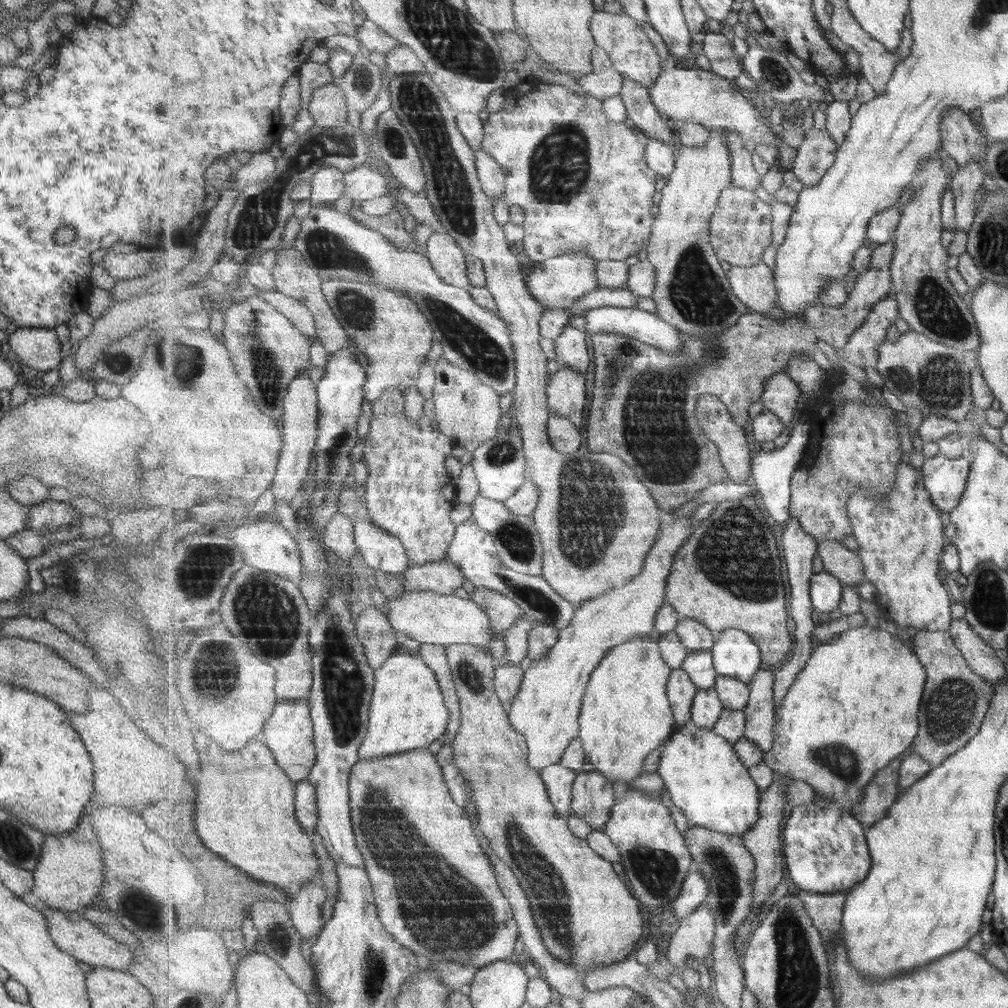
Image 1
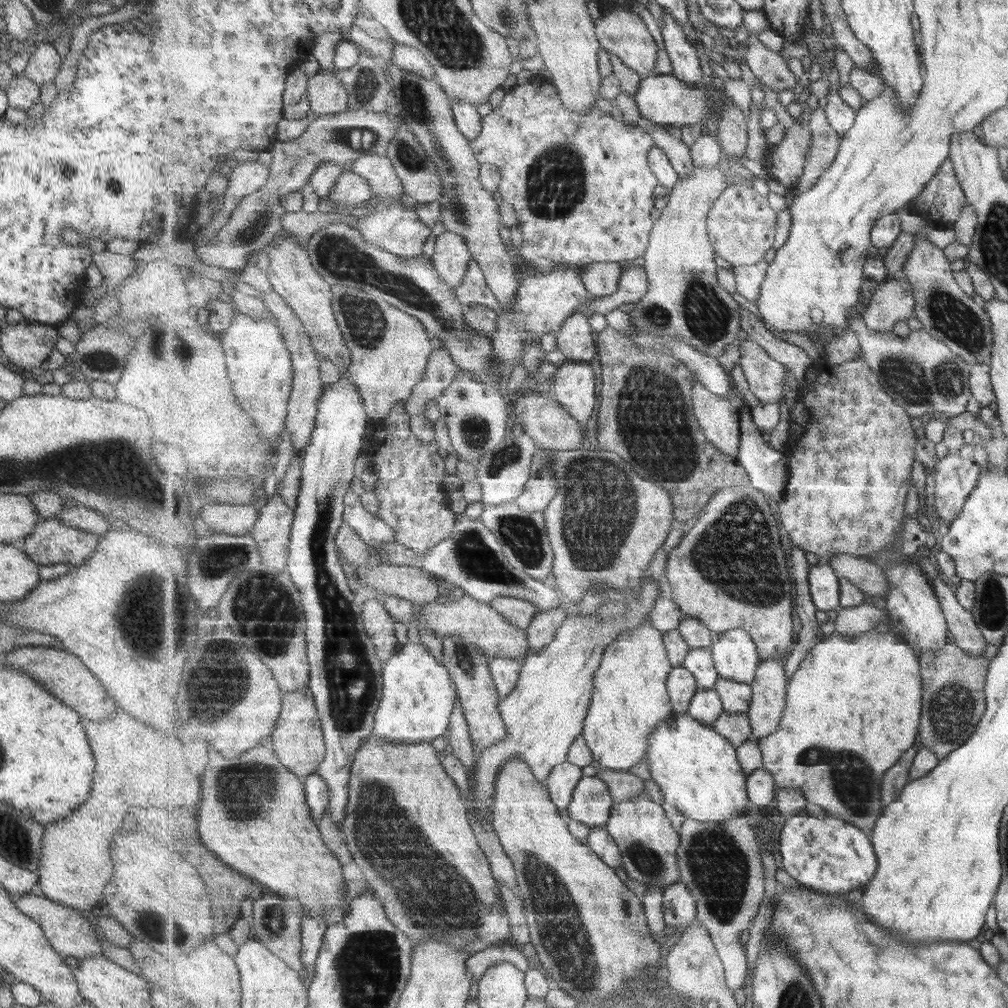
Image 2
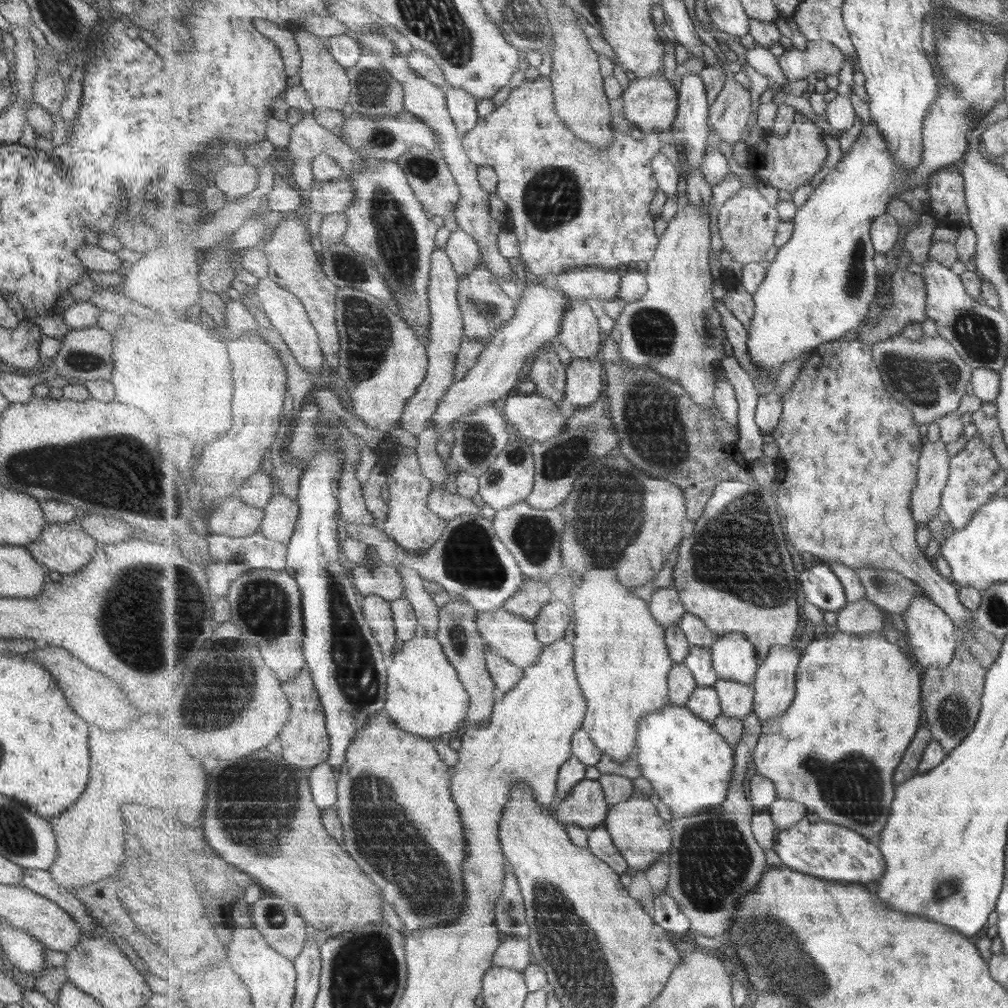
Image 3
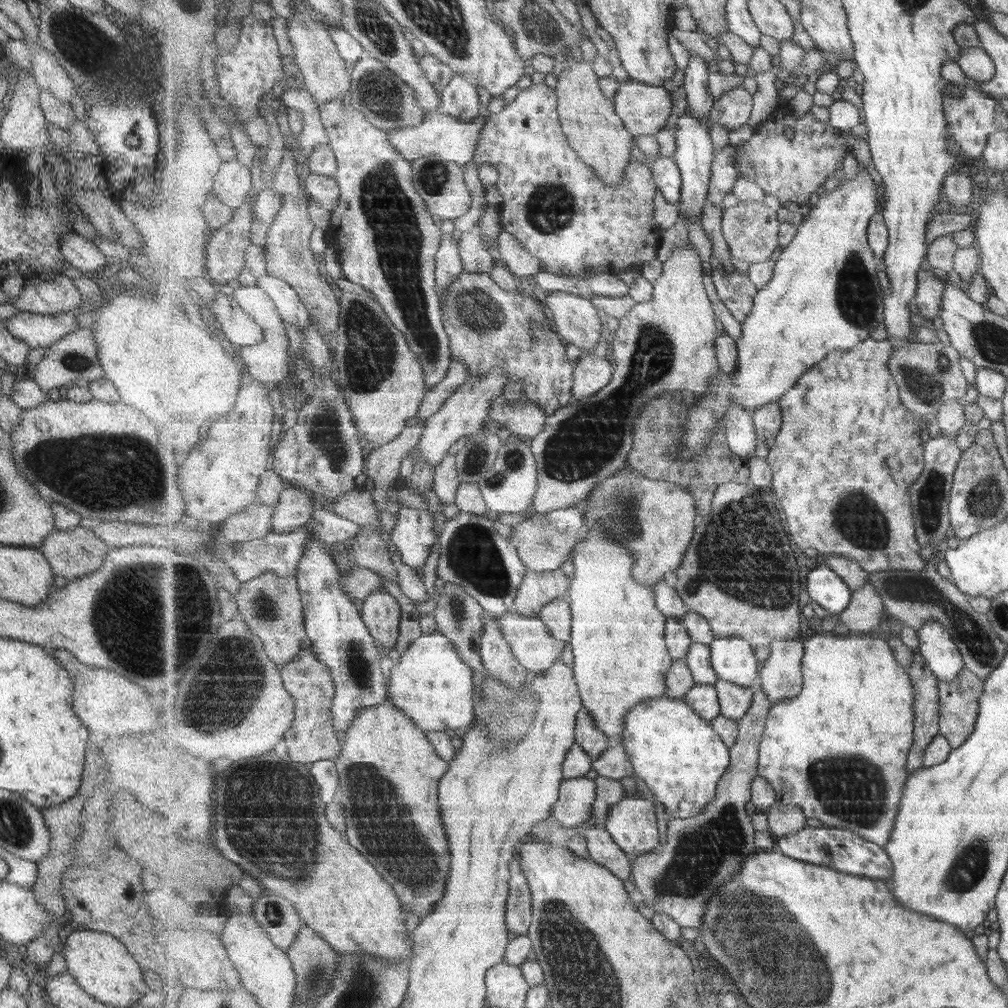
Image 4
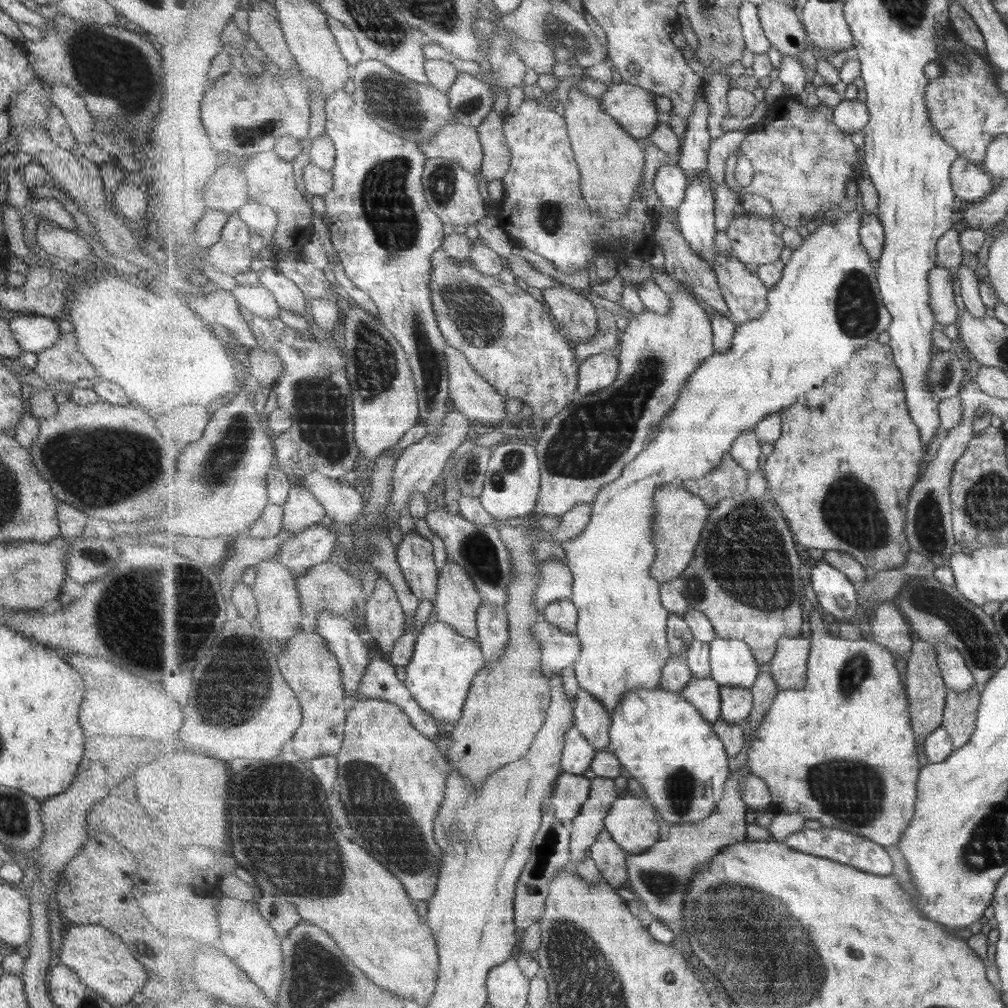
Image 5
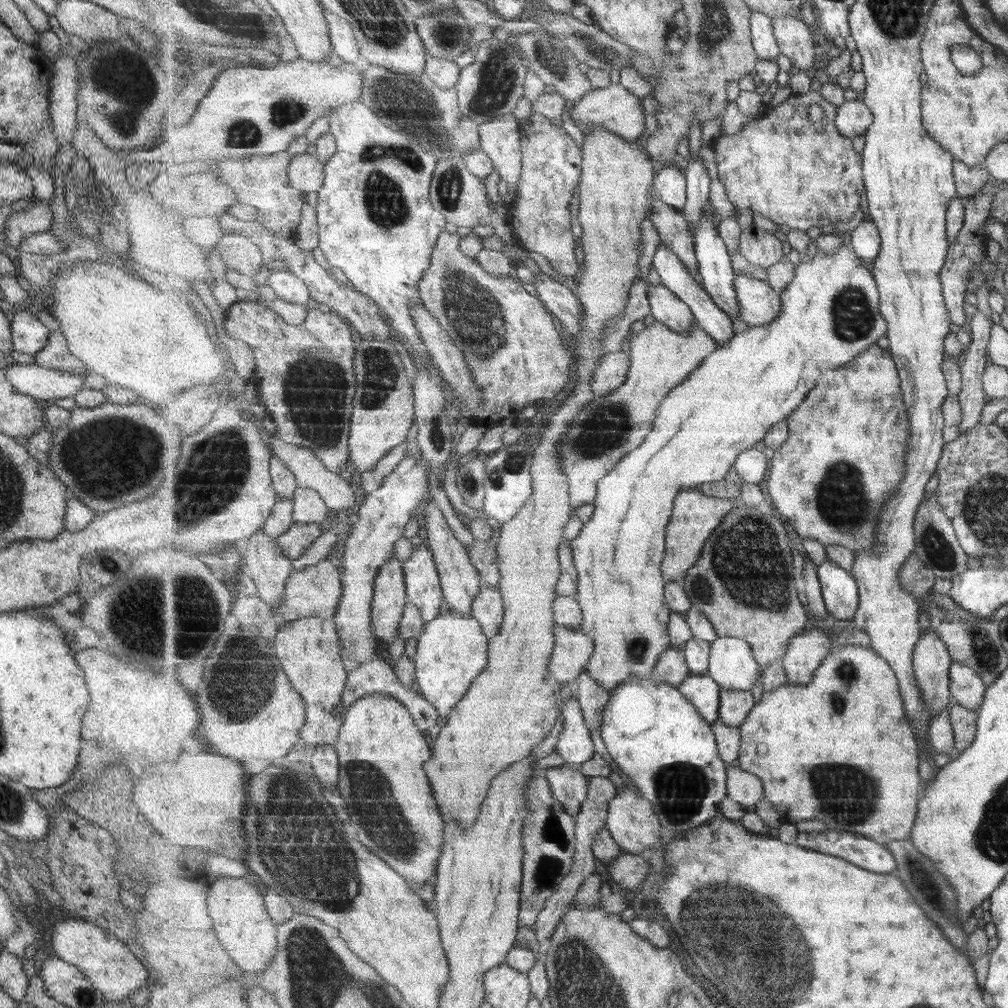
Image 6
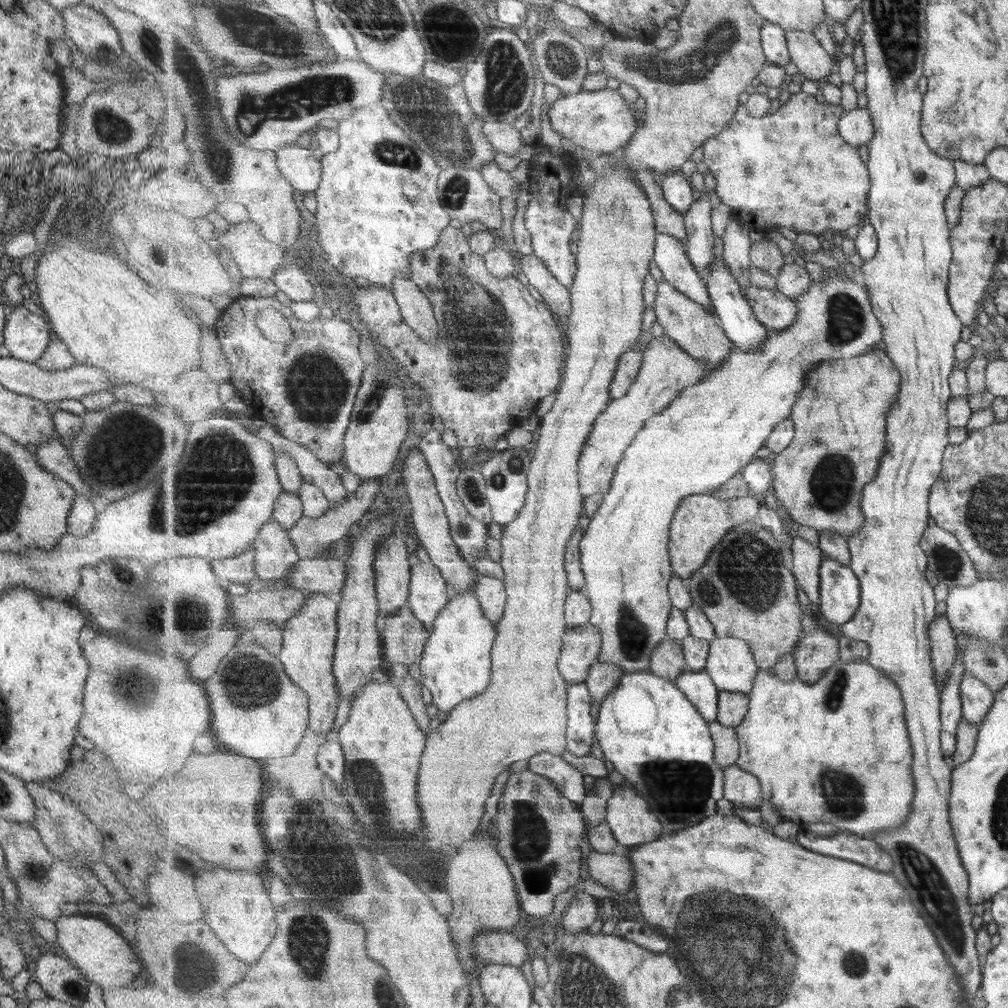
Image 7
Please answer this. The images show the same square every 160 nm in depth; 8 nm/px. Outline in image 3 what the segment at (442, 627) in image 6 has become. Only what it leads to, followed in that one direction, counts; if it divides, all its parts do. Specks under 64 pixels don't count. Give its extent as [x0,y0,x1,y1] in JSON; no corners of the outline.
[385,635,470,741]

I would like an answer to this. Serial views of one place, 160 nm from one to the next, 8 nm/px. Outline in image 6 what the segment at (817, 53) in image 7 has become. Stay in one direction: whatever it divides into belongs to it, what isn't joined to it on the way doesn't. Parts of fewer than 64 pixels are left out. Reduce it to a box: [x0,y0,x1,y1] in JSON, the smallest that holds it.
[773,16,815,70]

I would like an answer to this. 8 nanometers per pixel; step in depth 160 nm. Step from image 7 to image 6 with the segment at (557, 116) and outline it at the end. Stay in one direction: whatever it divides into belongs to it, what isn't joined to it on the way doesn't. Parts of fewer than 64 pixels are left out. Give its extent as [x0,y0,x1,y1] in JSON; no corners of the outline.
[568,83,648,142]

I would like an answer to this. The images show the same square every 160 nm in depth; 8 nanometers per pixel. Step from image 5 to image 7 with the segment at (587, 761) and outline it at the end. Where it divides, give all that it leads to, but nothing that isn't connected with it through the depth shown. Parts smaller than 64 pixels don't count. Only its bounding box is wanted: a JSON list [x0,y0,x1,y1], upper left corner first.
[568,683,597,756]

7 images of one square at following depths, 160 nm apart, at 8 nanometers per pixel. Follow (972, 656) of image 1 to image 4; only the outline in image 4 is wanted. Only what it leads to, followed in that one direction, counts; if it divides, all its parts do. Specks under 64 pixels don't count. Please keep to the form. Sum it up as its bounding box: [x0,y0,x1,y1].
[766,338,926,573]

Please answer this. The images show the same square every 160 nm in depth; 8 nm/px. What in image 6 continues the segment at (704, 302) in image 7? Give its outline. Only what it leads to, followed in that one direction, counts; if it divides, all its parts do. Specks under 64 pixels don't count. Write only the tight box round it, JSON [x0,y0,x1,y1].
[652,243,736,345]

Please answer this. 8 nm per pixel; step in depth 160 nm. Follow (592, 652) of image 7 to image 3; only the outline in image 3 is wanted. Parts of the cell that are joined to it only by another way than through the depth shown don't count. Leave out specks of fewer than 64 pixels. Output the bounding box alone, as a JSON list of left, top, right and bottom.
[476,607,544,670]

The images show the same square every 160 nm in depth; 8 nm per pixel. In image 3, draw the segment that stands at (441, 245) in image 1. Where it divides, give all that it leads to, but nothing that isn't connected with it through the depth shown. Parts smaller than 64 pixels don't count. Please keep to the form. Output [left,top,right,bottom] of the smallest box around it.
[443,229,483,277]

